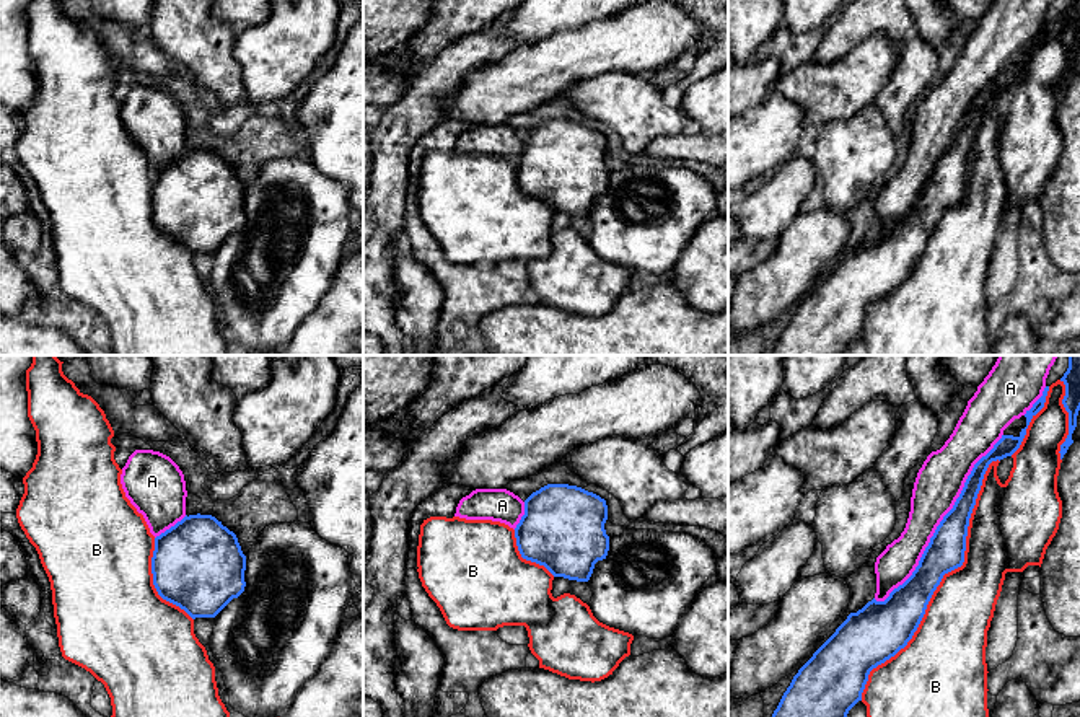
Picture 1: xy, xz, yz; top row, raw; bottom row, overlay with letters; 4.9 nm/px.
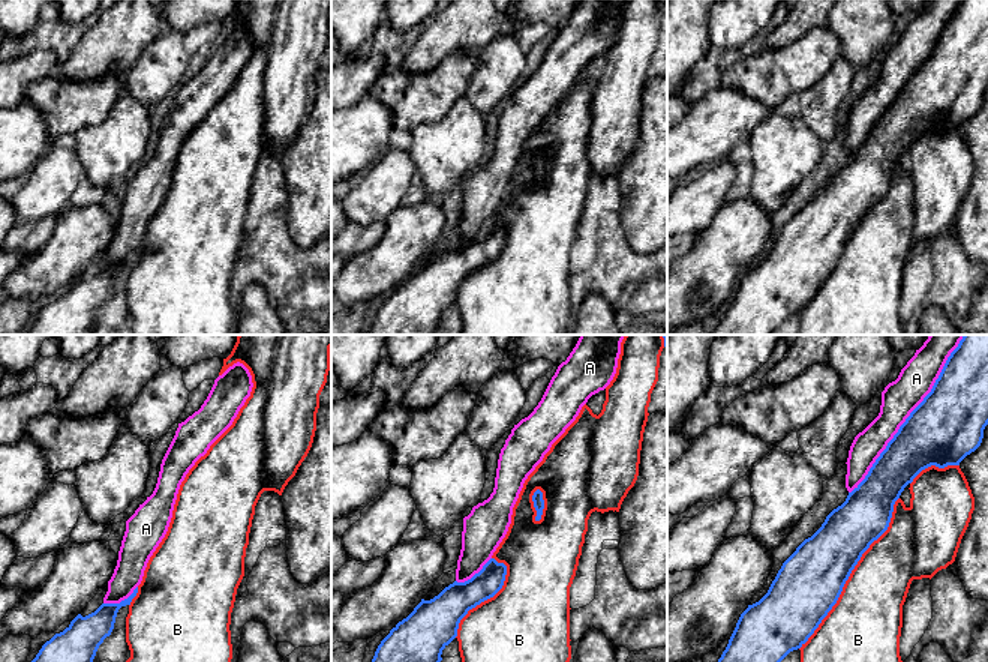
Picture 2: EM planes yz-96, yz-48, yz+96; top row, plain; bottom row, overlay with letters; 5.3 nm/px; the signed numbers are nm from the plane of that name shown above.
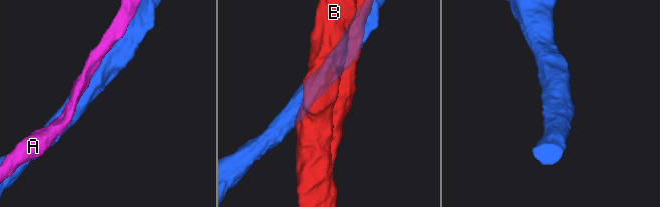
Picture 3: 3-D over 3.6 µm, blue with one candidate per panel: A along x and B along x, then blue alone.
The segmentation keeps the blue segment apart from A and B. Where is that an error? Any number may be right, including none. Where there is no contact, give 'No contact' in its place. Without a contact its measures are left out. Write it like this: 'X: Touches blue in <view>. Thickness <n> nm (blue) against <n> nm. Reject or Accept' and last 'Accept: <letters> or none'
A: Touches blue in yz. Thickness 190 nm (blue) against 240 nm. Accept
B: Touches blue in yz. Thickness 200 nm (blue) against 320 nm. Reject
Accept: A

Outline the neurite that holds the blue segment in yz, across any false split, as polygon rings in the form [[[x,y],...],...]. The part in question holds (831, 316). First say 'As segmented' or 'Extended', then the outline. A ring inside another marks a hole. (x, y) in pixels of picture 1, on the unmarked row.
As segmented. [[[1049,21],[1044,23],[1043,31],[1033,39],[1033,42],[1026,46],[1026,62],[1021,64],[1020,70],[1002,70],[994,83],[974,99],[959,132],[937,161],[912,210],[902,220],[894,223],[885,236],[876,236],[873,233],[857,248],[850,248],[836,267],[798,305],[772,352],[767,355],[847,354],[849,345],[862,336],[862,328],[870,306],[907,280],[943,210],[963,200],[969,153],[976,140],[984,109],[992,96],[1012,91],[1020,83],[1031,54],[1044,42],[1047,26]]]

